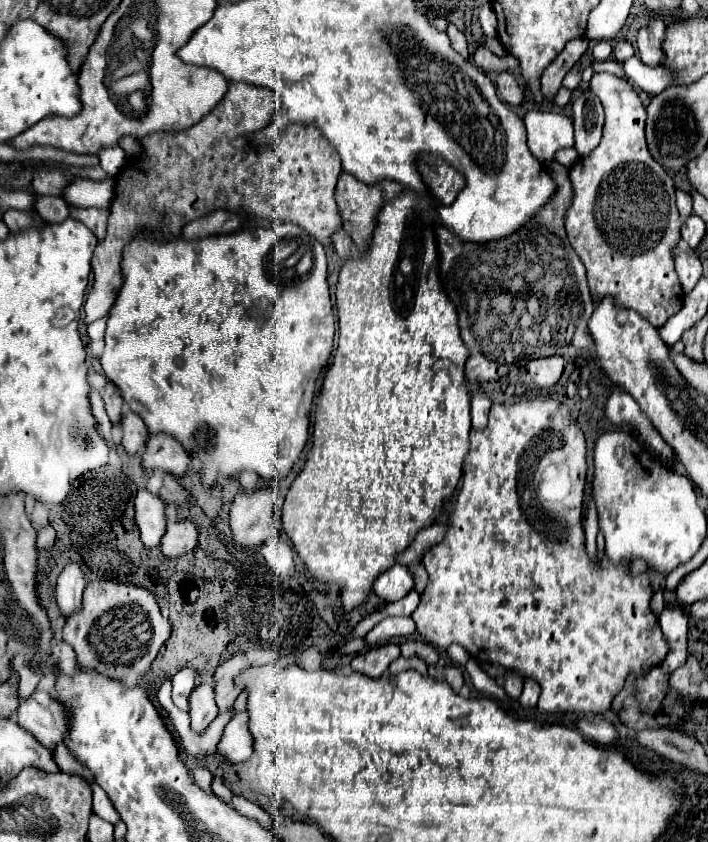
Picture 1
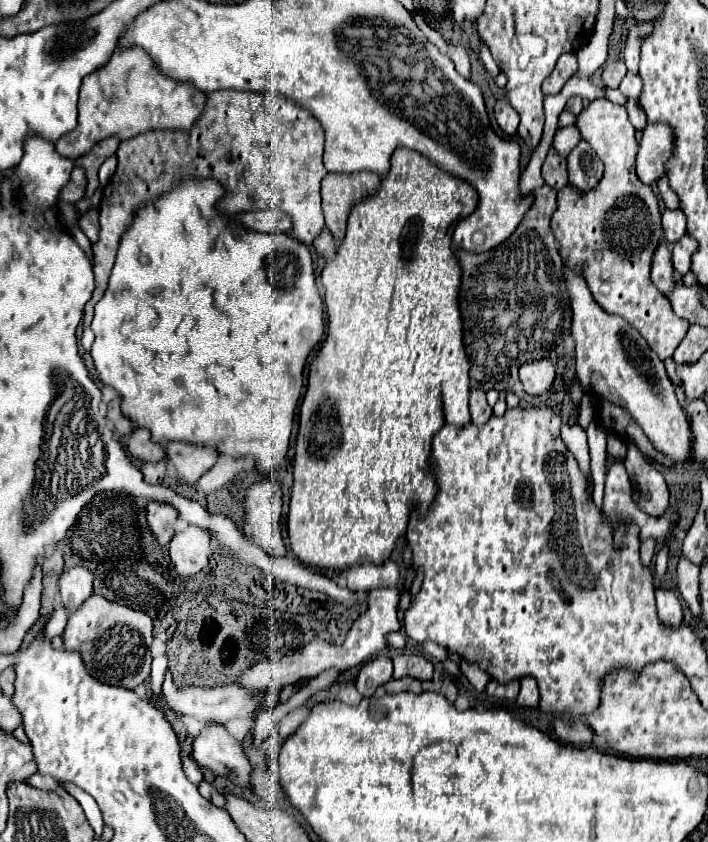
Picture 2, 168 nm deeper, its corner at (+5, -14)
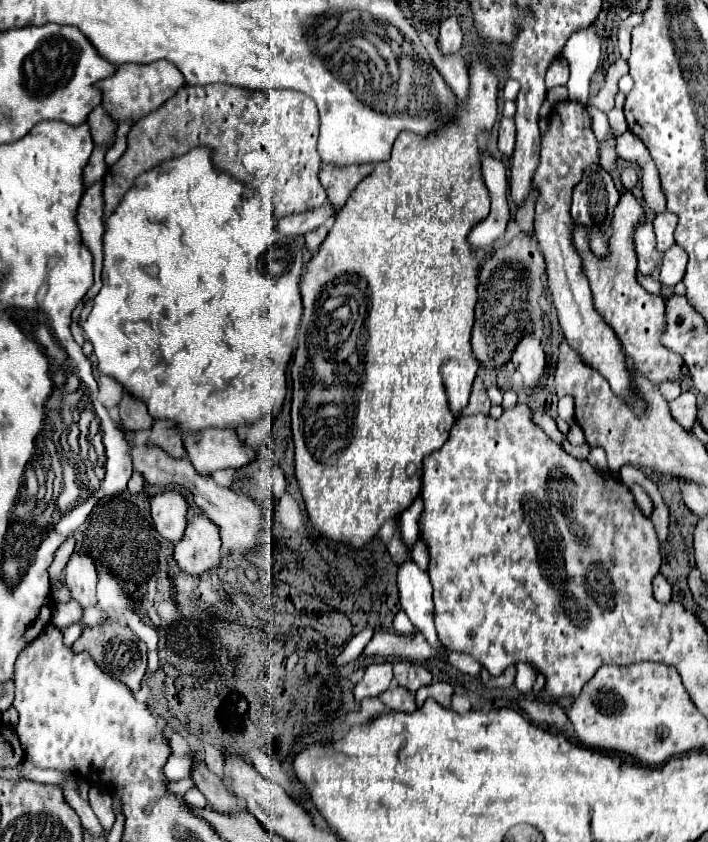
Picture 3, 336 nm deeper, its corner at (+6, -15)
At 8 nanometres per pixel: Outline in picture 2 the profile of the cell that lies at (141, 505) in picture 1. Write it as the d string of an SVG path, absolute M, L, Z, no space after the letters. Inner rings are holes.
M151 500L147 504L147 522L149 522L149 528L153 530L153 534L157 536L157 542L161 546L167 546L169 540L173 538L177 516L179 516L177 510L169 504L155 502L155 500Z

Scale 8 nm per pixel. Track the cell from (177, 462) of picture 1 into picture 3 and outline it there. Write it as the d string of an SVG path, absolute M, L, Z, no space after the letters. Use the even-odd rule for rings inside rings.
M208 429L184 435L186 457L198 475L212 475L218 469L238 469L254 459L254 451L246 447L232 429Z

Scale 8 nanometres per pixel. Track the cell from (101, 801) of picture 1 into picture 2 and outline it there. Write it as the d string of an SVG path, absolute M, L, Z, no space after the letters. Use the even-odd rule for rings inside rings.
M35 773L28 778L27 783L41 790L57 790L60 788L59 781L51 776Z

